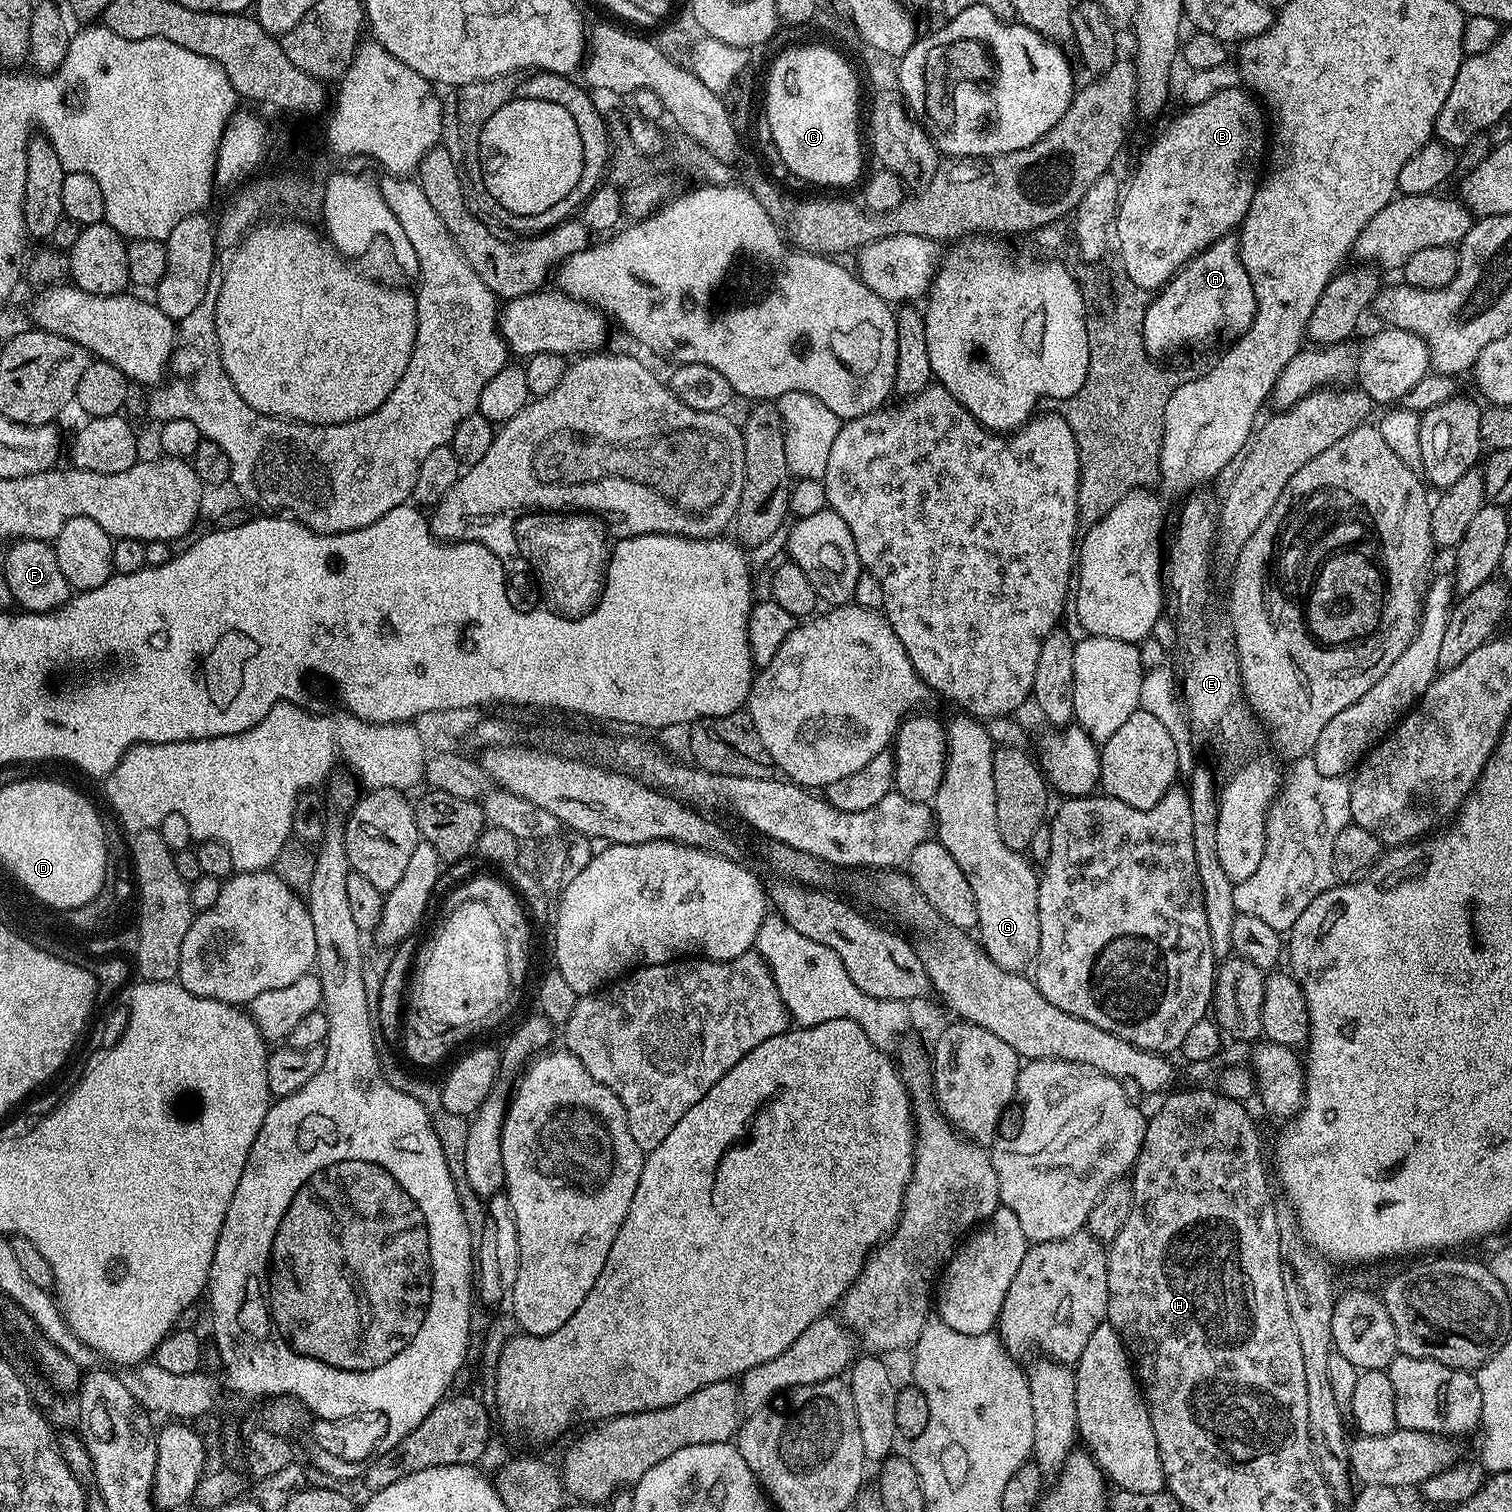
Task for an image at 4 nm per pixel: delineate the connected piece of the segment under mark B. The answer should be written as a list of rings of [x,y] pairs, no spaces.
[[[1243,87],[1222,90],[1214,94],[1214,98],[1206,98],[1206,102],[1191,105],[1184,111],[1188,112],[1182,113],[1149,146],[1132,182],[1123,189],[1120,206],[1116,209],[1114,244],[1120,247],[1123,275],[1130,278],[1135,288],[1163,288],[1186,261],[1193,260],[1203,248],[1209,248],[1214,241],[1239,229],[1250,210],[1266,160],[1266,116],[1261,105]]]

